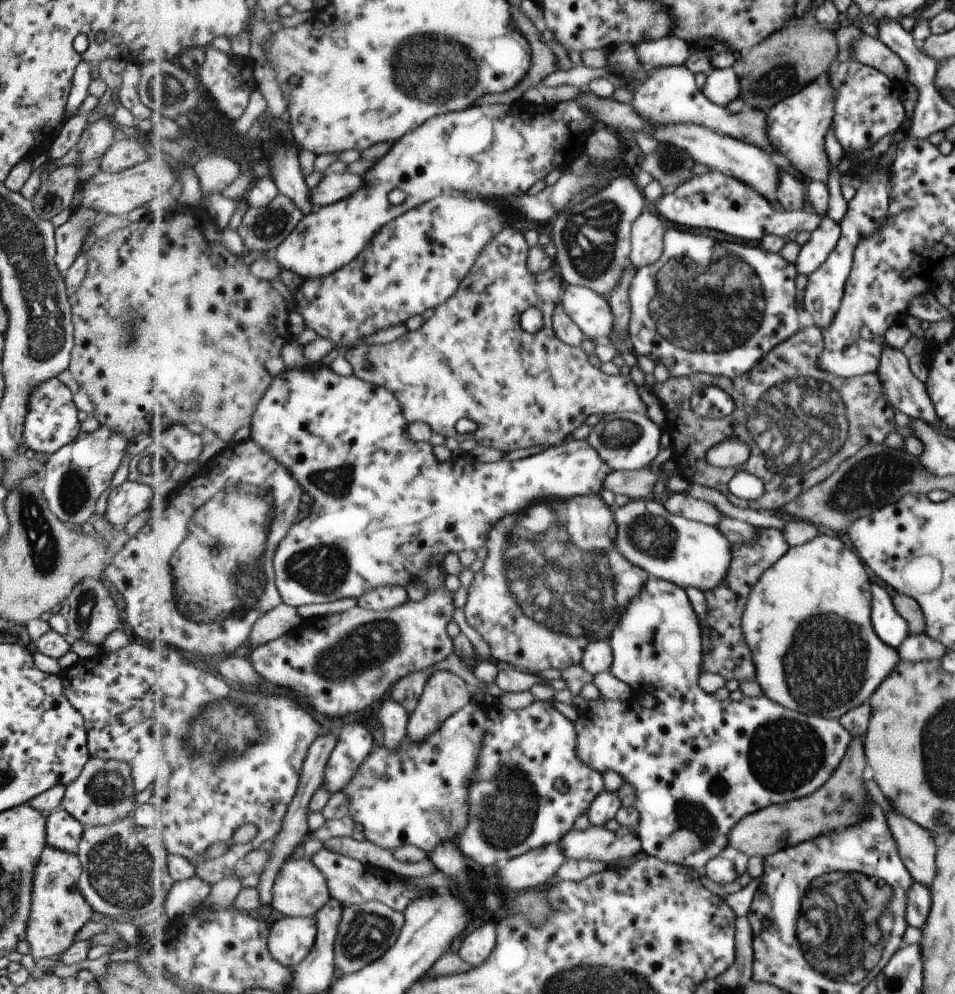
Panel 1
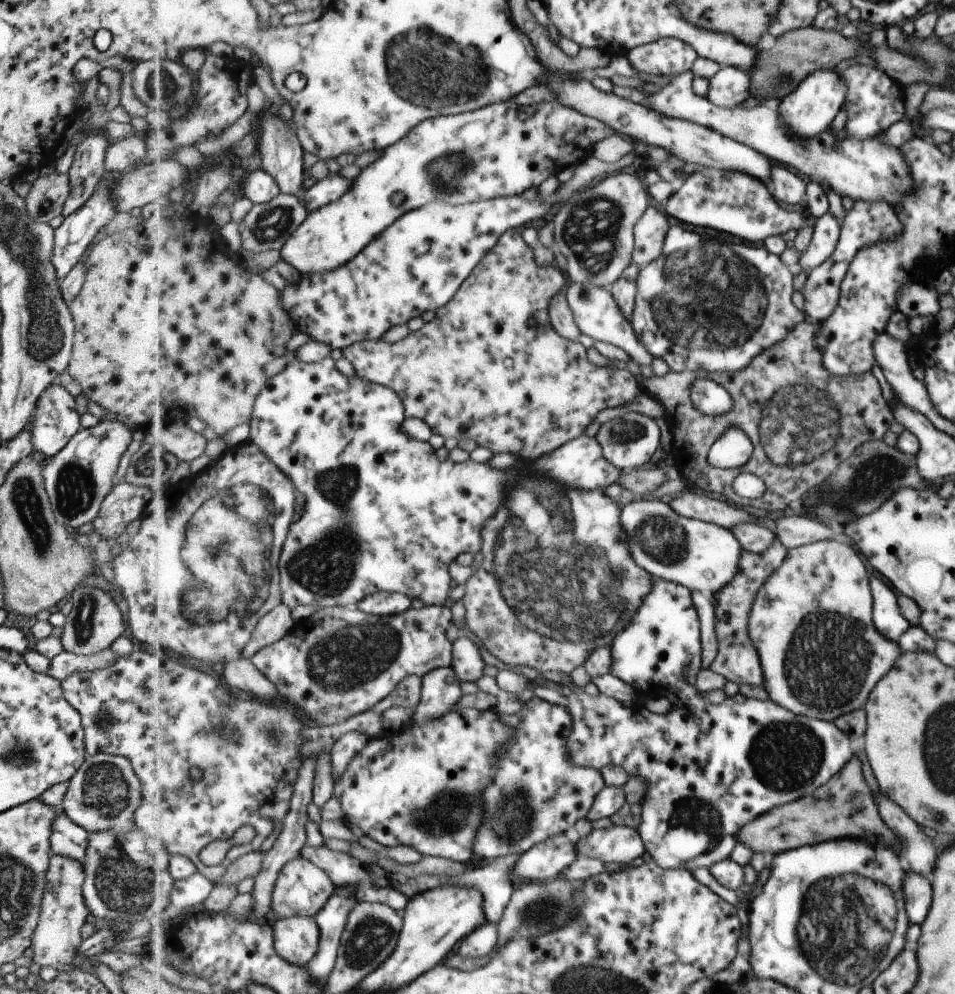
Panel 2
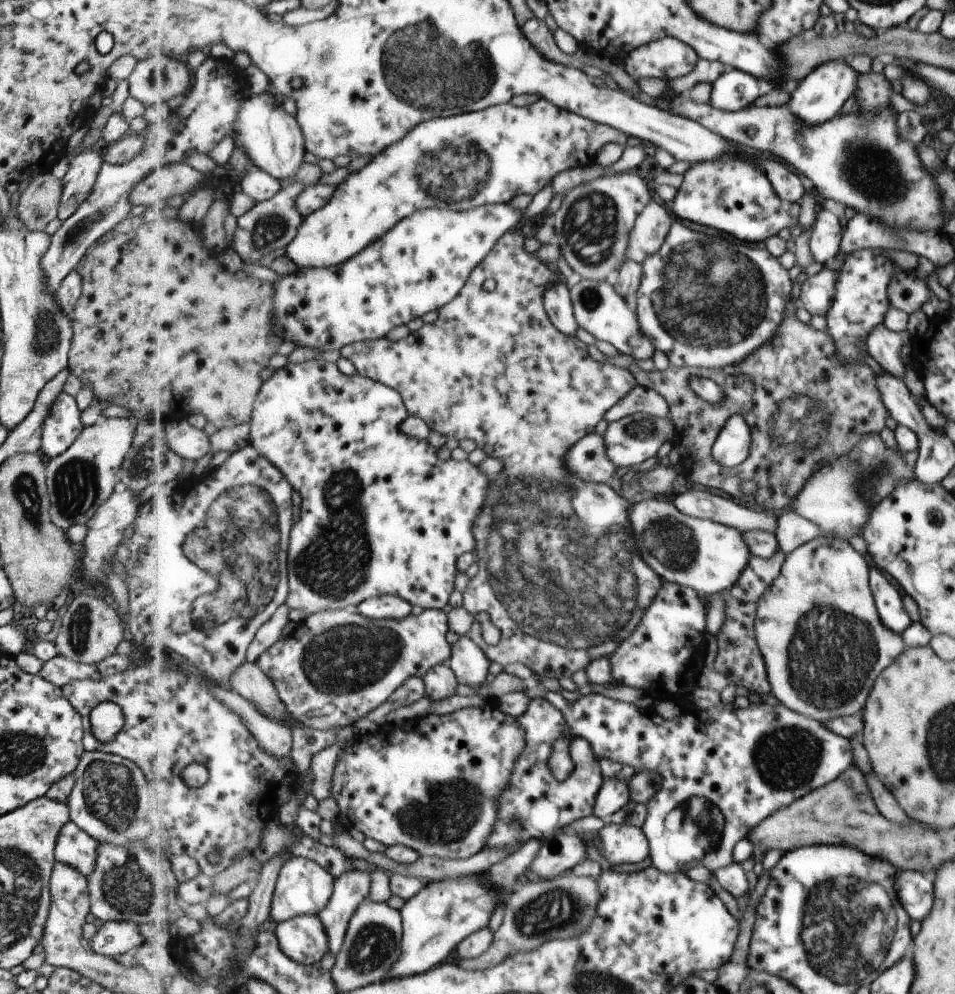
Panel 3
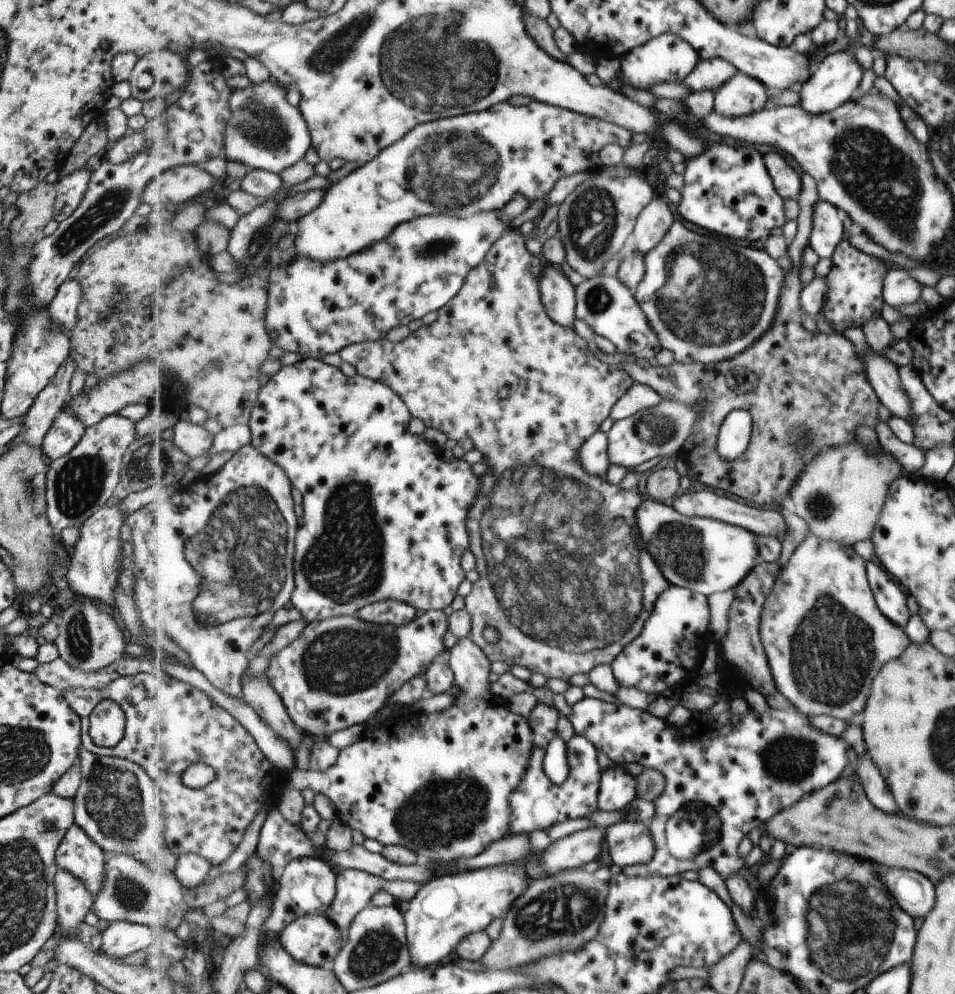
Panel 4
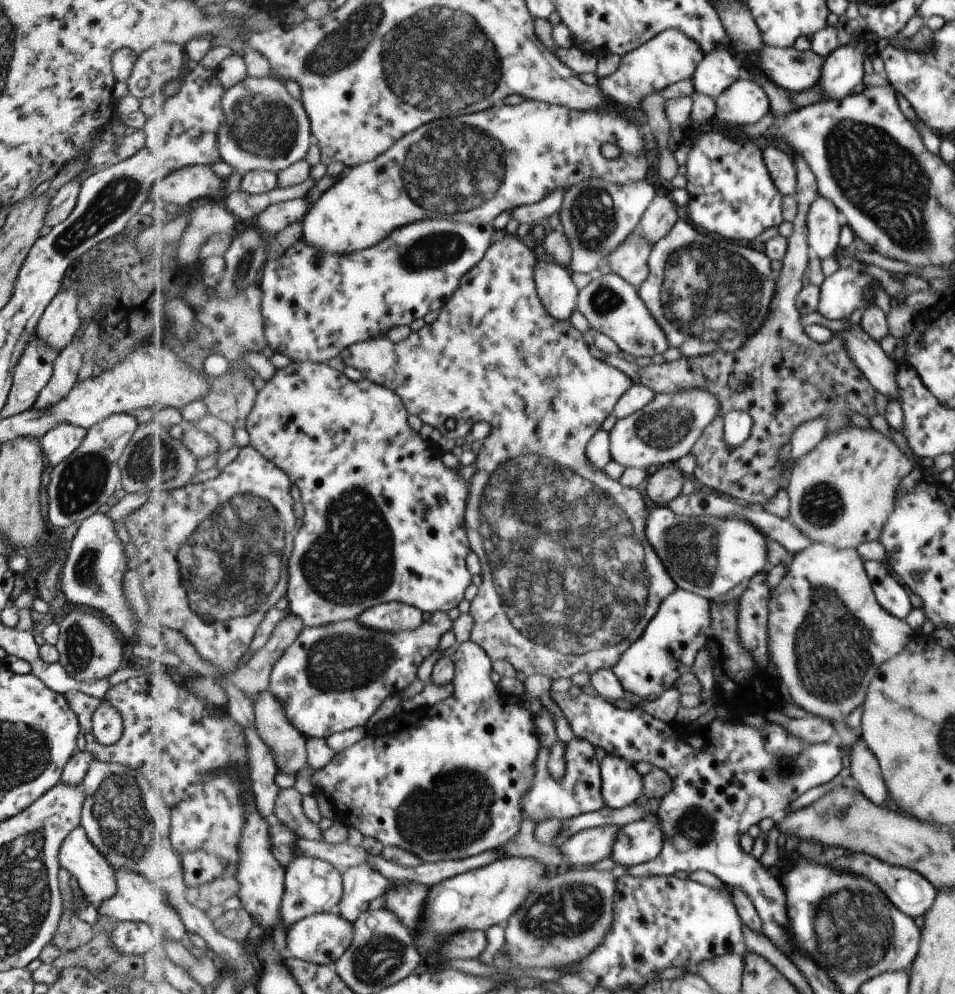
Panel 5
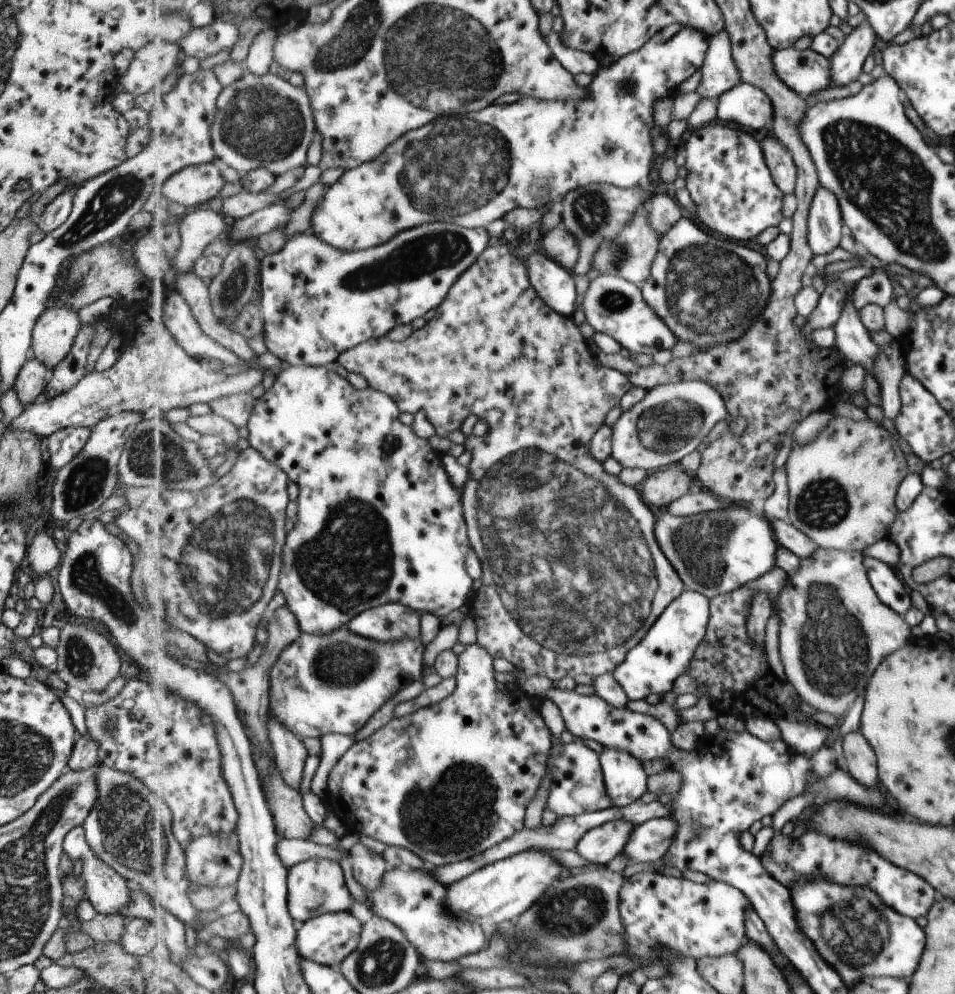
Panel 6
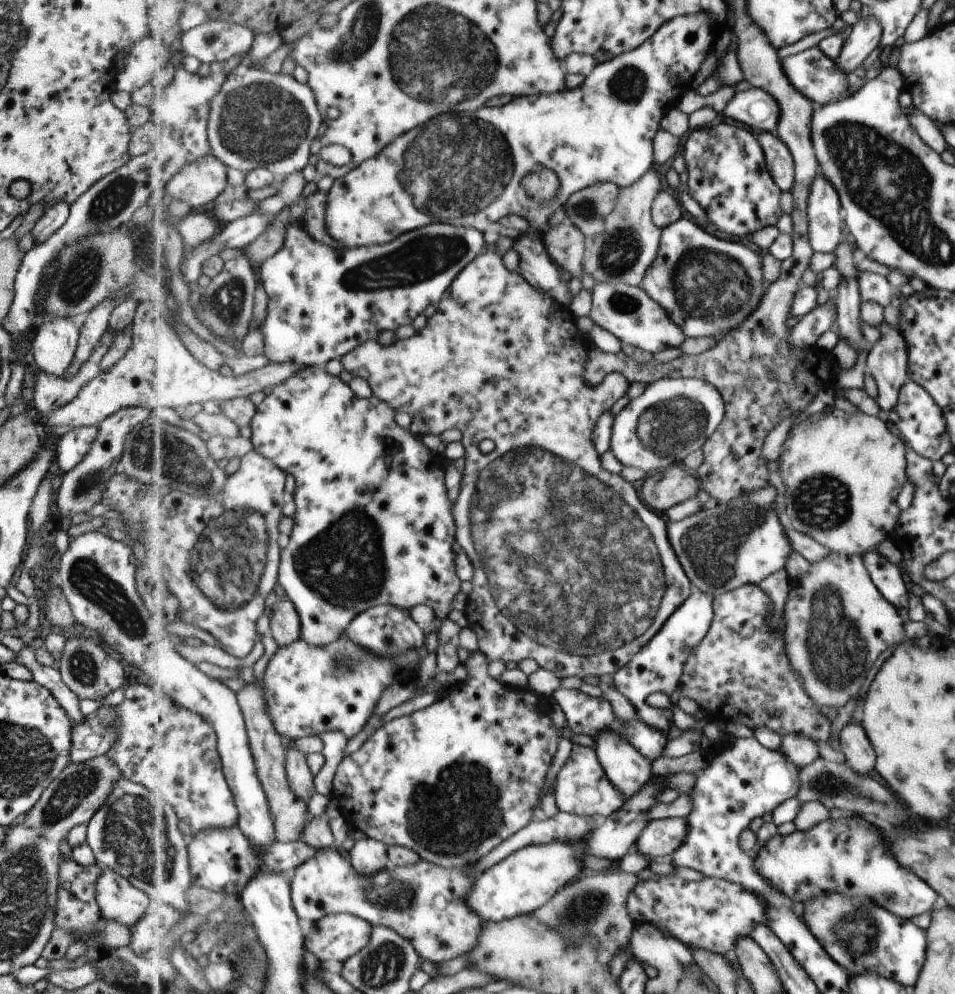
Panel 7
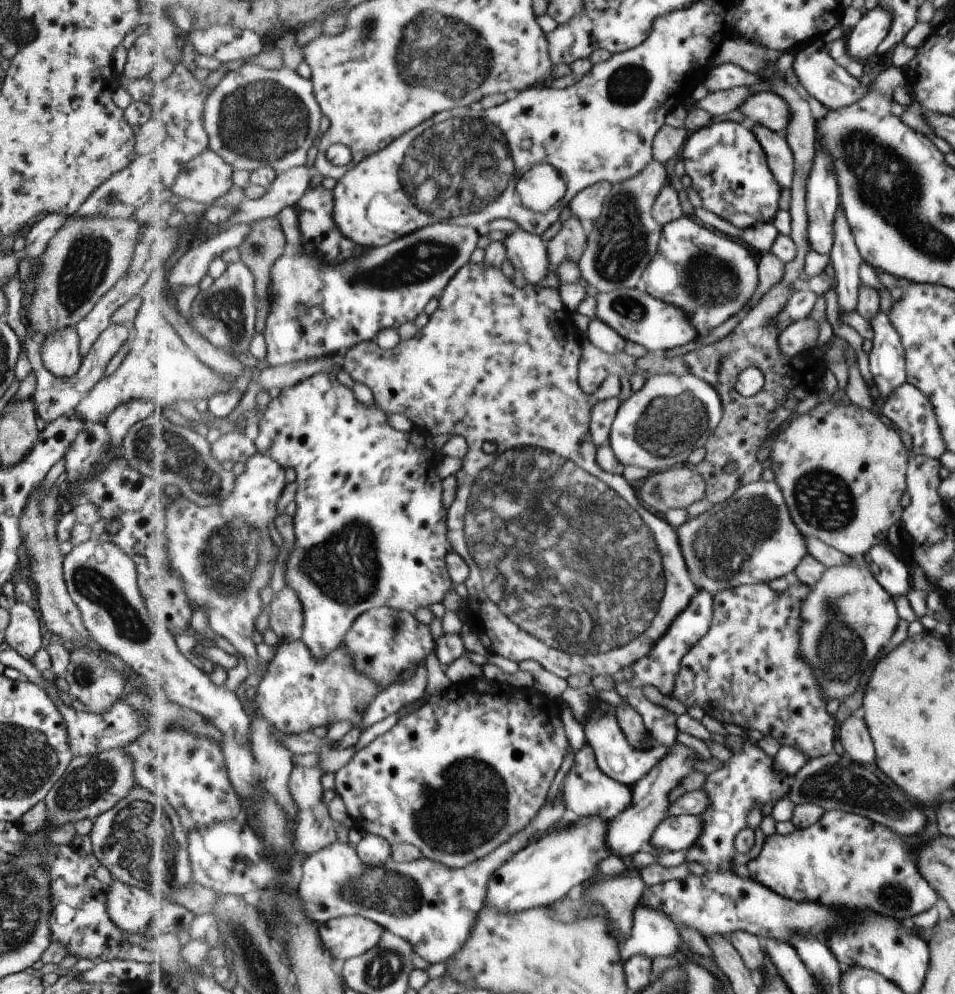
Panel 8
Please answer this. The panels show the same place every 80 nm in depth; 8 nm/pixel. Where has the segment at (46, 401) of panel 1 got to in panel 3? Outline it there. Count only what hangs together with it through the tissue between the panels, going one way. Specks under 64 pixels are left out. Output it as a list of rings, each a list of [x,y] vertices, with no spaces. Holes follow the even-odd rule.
[[[61,391],[44,420],[40,449],[49,459],[60,455],[81,432],[80,411],[73,397]]]

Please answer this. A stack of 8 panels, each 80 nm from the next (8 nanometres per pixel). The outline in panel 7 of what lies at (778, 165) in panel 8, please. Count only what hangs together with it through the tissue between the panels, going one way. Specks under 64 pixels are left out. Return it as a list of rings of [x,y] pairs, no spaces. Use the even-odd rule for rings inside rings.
[[[762,132],[758,139],[764,148],[768,169],[782,191],[790,191],[796,179],[793,153],[781,137],[770,132]]]

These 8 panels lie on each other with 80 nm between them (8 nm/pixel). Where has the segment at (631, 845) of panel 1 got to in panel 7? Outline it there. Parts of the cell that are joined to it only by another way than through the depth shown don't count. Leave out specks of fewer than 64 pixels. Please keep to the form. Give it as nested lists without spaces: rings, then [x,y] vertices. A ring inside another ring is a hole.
[[[685,817],[653,819],[638,840],[639,851],[651,860],[670,859],[687,840],[689,829]]]

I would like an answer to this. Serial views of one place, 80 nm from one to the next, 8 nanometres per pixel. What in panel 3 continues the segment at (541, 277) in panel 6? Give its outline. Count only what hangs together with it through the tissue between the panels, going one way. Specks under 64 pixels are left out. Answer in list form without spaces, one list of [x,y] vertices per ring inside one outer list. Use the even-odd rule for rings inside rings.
[[[560,277],[559,281],[552,284],[544,294],[544,307],[547,309],[550,319],[561,332],[574,335],[580,325],[574,313],[572,292],[565,280]]]

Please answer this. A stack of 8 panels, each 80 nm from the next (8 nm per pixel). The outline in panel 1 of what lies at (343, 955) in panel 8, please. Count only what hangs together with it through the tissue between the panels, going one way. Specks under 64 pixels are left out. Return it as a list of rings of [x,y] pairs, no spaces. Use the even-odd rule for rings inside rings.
[[[281,917],[271,926],[268,940],[272,955],[285,966],[296,968],[316,946],[318,926],[311,917]]]

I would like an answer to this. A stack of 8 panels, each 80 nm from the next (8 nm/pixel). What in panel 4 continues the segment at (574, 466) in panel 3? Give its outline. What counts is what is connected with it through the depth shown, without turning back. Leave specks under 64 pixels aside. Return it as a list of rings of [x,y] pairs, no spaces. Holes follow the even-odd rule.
[[[597,431],[580,450],[582,465],[595,476],[605,478],[608,474],[612,461],[608,453],[608,433]]]

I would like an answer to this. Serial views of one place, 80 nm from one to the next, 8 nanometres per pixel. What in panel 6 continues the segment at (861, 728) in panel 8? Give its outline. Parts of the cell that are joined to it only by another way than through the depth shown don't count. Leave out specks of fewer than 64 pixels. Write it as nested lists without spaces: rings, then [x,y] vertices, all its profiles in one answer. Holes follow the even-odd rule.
[[[857,731],[846,733],[842,738],[842,753],[847,762],[847,772],[860,784],[875,788],[878,783],[876,756],[870,744]]]

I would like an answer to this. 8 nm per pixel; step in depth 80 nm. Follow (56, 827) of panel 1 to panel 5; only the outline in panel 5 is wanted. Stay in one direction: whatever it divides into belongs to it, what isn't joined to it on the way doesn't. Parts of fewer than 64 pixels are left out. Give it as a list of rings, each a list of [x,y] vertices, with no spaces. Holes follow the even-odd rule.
[[[80,826],[70,830],[60,844],[58,865],[60,868],[67,870],[77,880],[84,898],[95,909],[115,894],[115,871],[107,864],[107,861],[99,854],[99,851],[87,840],[86,834]]]

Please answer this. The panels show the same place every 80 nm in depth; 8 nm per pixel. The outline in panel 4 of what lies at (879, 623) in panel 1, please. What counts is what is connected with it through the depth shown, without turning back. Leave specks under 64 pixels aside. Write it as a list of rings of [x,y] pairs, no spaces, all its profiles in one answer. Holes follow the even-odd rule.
[[[869,561],[869,584],[873,584],[873,592],[877,592],[877,608],[890,621],[903,626],[909,618],[906,595],[875,561]]]

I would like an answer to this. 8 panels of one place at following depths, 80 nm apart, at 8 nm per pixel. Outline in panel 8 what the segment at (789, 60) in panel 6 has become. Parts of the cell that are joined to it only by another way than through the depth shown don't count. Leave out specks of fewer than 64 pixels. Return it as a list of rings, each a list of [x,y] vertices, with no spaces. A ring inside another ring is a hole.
[[[821,37],[807,44],[797,52],[797,58],[792,70],[799,80],[799,87],[805,88],[823,107],[831,111],[839,111],[862,99],[868,91],[868,86],[859,83],[841,66],[838,66],[824,47]]]

